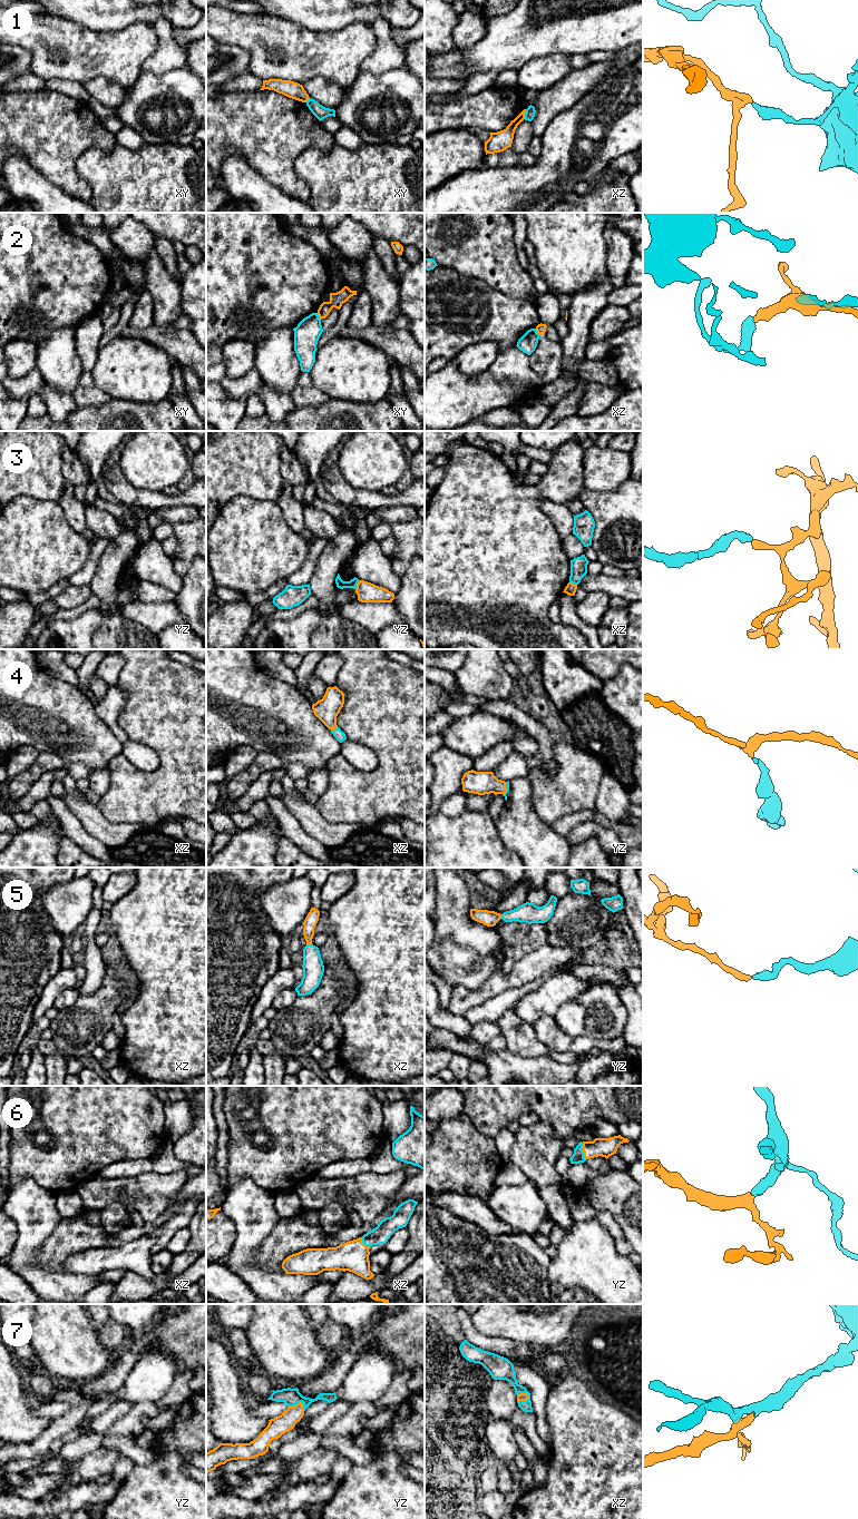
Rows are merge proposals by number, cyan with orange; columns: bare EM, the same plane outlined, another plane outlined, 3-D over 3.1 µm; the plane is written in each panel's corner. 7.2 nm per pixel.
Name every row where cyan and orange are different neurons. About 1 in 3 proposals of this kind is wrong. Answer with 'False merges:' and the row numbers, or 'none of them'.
False merges: 1, 2, 3

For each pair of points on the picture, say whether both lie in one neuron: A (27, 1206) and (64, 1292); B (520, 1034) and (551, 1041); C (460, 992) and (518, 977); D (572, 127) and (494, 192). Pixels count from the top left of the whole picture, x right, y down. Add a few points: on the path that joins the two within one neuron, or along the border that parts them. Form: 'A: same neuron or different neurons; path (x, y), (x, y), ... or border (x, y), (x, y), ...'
A: same neuron; path (27, 1231), (25, 1265), (39, 1279)
B: different neurons; border (532, 1025), (537, 1038), (549, 1049)
C: same neuron; path (475, 995), (481, 995), (497, 982), (504, 982)
D: same neuron; path (561, 149), (520, 189), (516, 189)

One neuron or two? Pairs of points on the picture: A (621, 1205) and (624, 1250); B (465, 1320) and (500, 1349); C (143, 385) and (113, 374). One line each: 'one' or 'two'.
A: two
B: one
C: one

